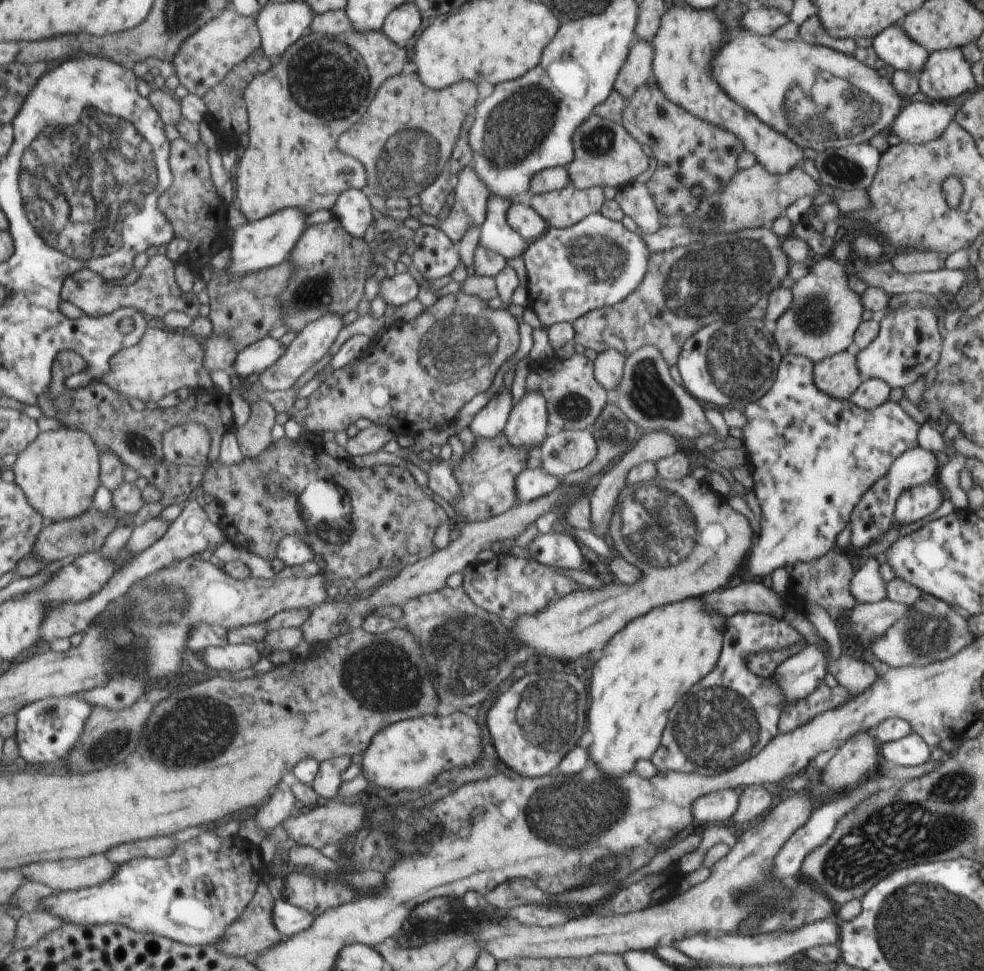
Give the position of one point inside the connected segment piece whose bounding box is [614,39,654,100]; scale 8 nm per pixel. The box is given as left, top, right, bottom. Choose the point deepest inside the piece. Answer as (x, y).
(636, 70)

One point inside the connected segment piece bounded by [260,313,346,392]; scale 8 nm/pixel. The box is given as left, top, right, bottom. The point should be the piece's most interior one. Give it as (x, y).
(313, 344)

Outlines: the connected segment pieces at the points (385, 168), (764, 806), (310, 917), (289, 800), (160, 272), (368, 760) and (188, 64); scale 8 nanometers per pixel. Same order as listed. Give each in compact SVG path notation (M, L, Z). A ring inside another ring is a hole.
M416 72L402 73L394 78L388 78L382 84L380 94L376 94L376 102L372 102L372 110L367 112L368 118L352 125L342 137L340 146L346 154L359 159L367 166L372 194L378 194L385 199L396 196L416 198L416 195L423 193L436 177L449 170L452 154L456 154L456 146L460 146L464 126L468 126L468 118L472 118L472 110L476 110L478 104L480 104L480 82L456 82L448 88L436 90L420 82Z
M763 785L747 786L739 796L739 805L732 819L738 824L750 822L770 810L772 802L772 794Z
M287 898L278 900L275 908L275 923L287 939L308 930L317 917L309 910L292 904Z
M282 782L278 786L278 790L272 795L270 801L258 812L256 818L270 832L276 826L280 826L280 824L290 819L294 808L296 808L296 804L298 804L298 799L292 786L288 786L288 782Z
M151 253L149 263L134 285L110 286L106 279L92 269L84 269L72 276L64 287L63 299L71 301L81 308L86 315L93 317L113 313L122 307L134 307L144 314L162 319L174 310L187 313L194 320L200 317L202 300L195 292L186 293L176 280L176 266L168 254Z
M465 714L426 715L413 719L406 719L387 726L371 741L370 748L362 754L361 773L368 780L371 789L375 787L390 788L390 790L418 790L419 788L432 788L436 778L444 771L454 772L456 768L463 768L464 762L470 764L477 760L482 752L482 730L476 721Z
M230 6L183 44L180 56L174 60L176 74L190 93L204 96L227 80L236 65L250 58L262 46L263 34L259 19L238 14Z

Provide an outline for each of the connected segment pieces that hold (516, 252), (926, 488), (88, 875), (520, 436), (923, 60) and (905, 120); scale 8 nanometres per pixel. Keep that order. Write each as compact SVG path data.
M490 195L487 202L487 213L481 224L482 232L479 244L492 252L496 251L504 258L522 257L527 243L507 221L507 210L511 207L508 197Z
M932 483L916 485L902 491L896 503L895 517L900 526L907 529L920 525L938 506L942 504L942 494Z
M98 854L84 860L60 860L38 862L24 868L24 876L30 881L41 882L65 891L93 887L109 880L117 873L118 866L108 856Z
M526 391L513 406L505 429L508 440L516 447L532 450L546 438L546 400L540 391Z
M902 24L890 25L873 38L877 57L896 70L904 70L918 76L927 64L927 47L909 37Z
M917 101L908 104L892 125L892 134L912 145L926 145L938 138L954 121L959 105Z

